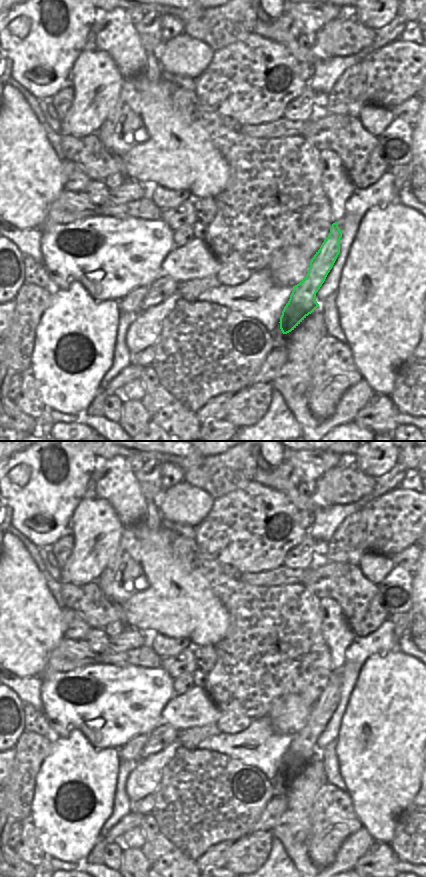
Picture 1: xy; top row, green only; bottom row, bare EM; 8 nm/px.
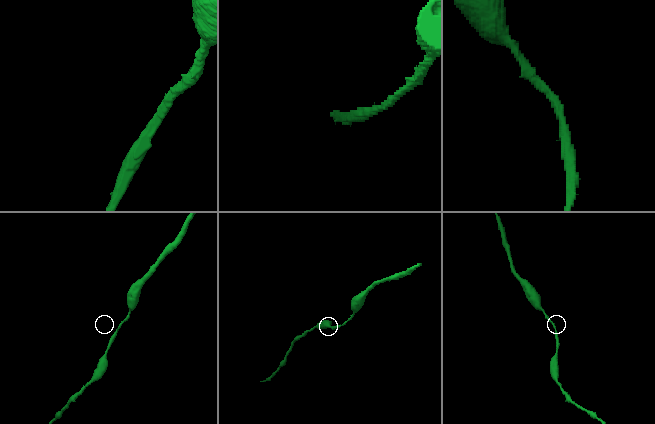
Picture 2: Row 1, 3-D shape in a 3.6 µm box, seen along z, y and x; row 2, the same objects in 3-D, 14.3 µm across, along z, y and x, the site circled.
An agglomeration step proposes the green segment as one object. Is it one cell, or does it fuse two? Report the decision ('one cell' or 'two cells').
one cell

